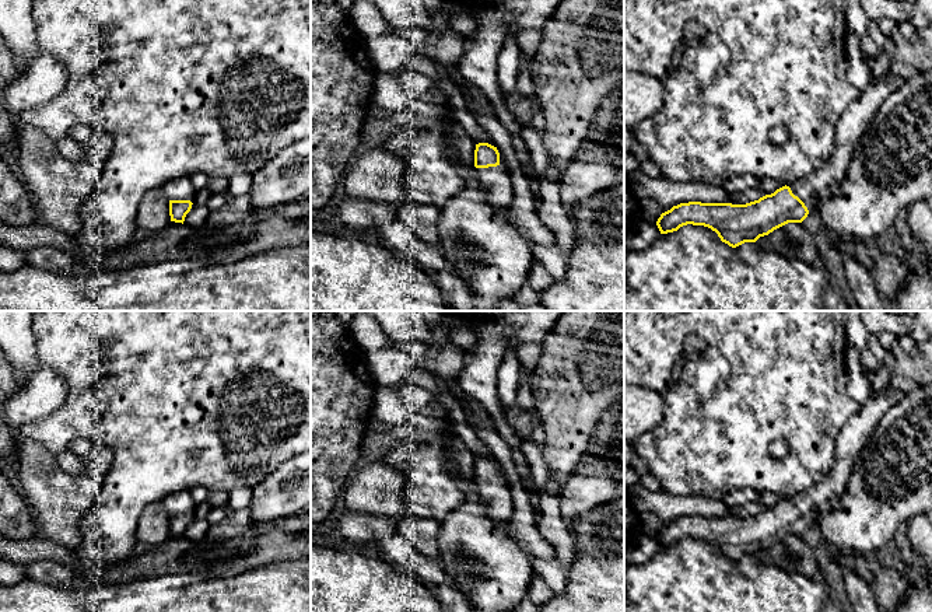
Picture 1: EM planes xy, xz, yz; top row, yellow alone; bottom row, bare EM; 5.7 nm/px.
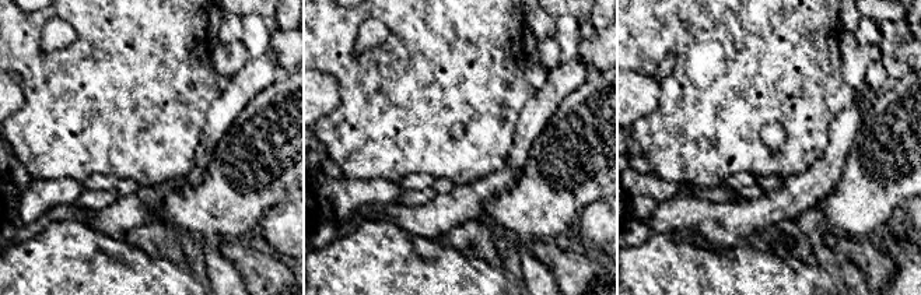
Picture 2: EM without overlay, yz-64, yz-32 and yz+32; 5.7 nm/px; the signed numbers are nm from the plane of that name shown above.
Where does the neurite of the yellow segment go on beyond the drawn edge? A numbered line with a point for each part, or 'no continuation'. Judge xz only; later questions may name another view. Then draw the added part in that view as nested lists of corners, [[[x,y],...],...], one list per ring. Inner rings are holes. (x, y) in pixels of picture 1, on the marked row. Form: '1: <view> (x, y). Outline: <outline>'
1: xz (496, 181). Outline: [[[505,167],[477,168],[481,188],[486,193],[487,203],[500,211],[512,206],[514,188],[511,176]]]

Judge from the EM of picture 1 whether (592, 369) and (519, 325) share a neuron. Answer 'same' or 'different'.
different

